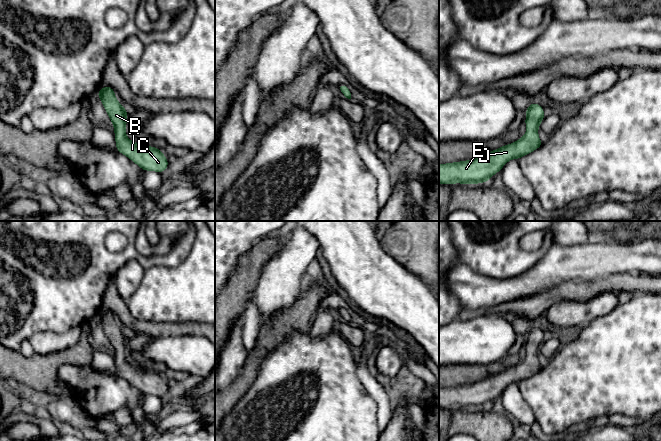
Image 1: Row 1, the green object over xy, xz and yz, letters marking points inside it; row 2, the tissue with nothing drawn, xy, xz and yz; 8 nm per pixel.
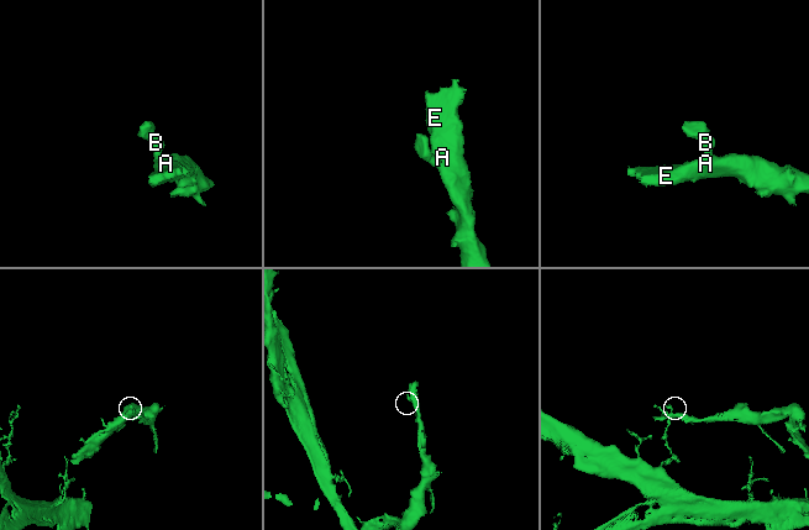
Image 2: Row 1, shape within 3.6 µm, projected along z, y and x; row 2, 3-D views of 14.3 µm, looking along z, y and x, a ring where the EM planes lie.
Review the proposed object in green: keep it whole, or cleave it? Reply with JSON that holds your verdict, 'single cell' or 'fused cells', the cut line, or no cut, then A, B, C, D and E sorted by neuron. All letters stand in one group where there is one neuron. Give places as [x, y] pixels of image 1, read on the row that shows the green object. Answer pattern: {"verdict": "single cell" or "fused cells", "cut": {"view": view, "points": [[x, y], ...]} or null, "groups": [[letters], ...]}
{"verdict": "single cell", "cut": null, "groups": [["A", "B", "C", "D", "E"]]}

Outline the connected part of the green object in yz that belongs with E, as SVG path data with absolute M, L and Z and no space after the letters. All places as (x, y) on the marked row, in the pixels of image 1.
M530 103L526 109L524 121L527 132L518 141L501 146L472 160L439 164L439 184L479 184L488 182L511 159L532 153L543 142L538 135L538 128L546 117L544 108L537 103Z

